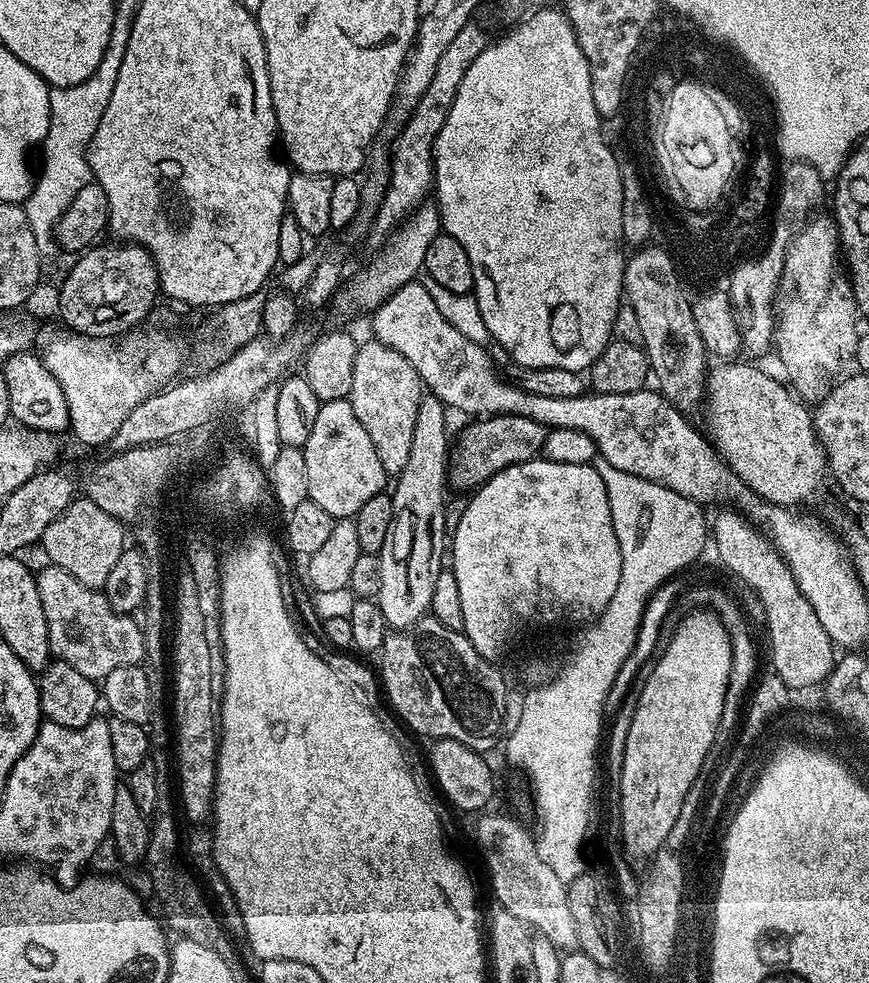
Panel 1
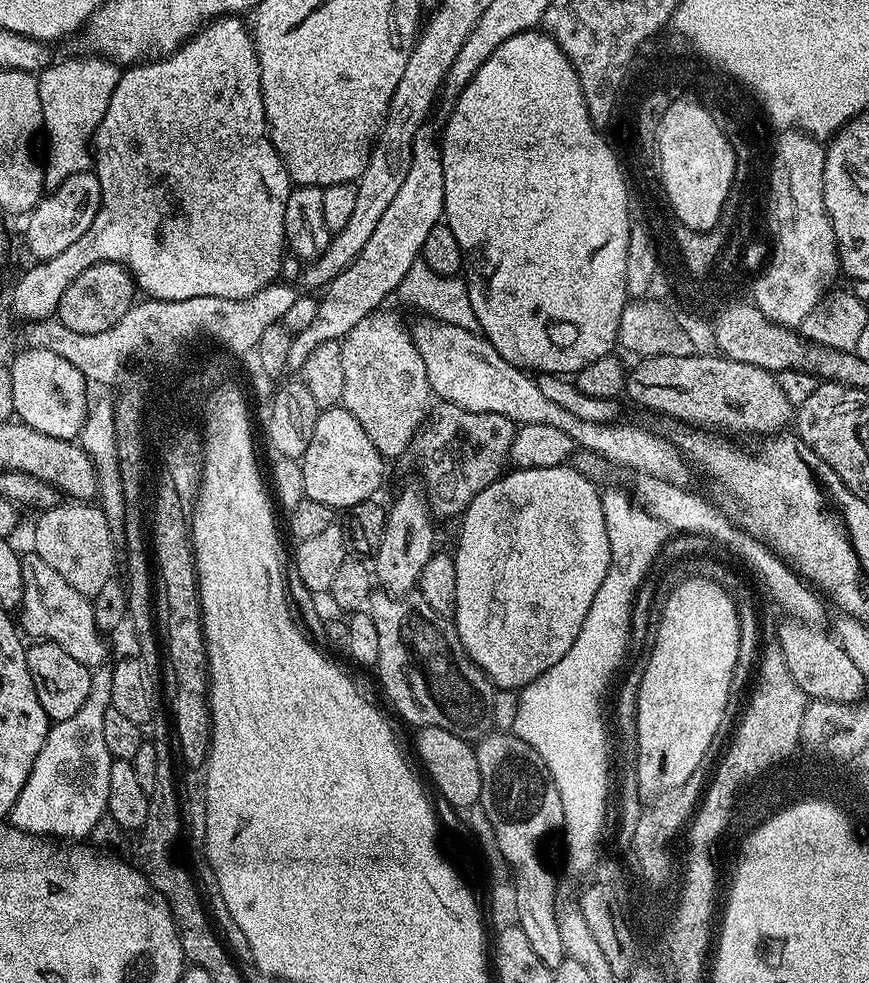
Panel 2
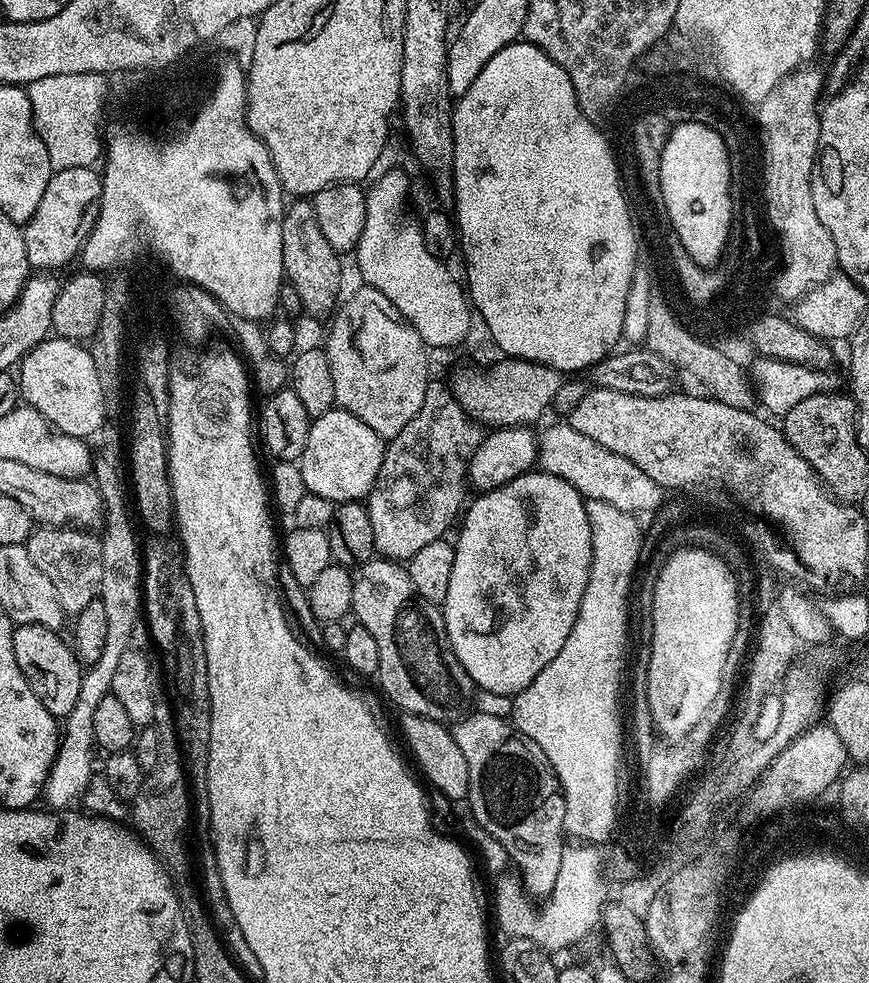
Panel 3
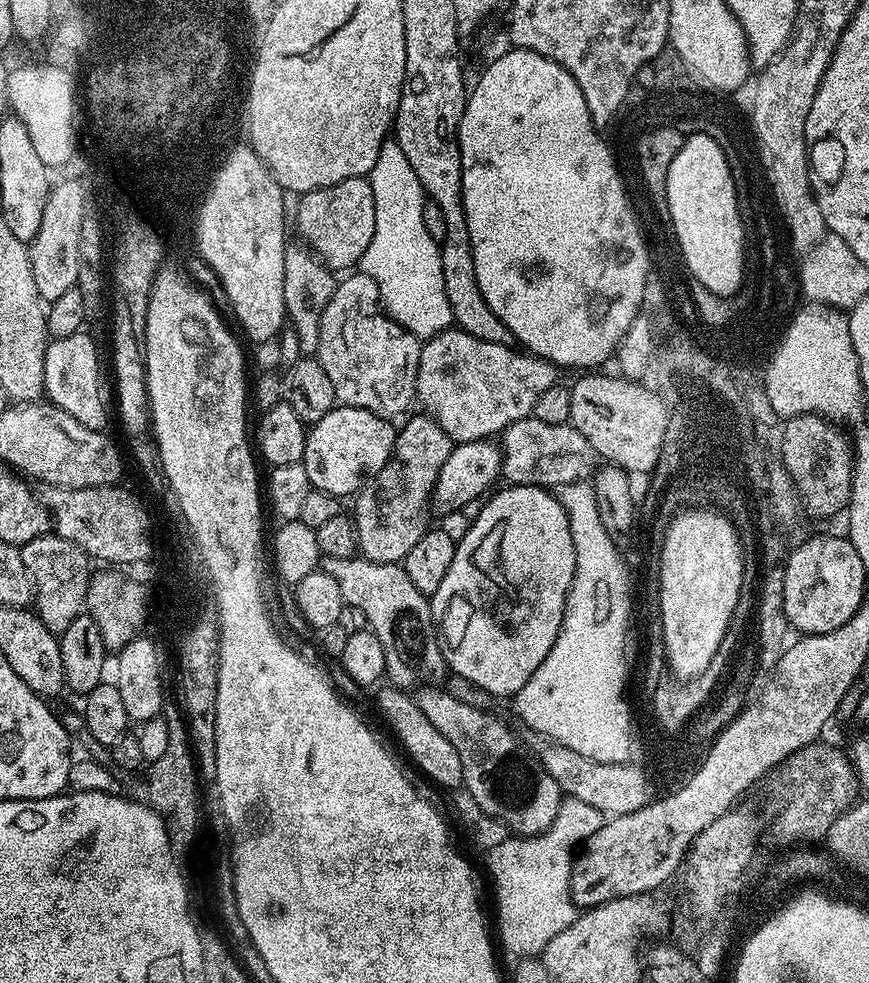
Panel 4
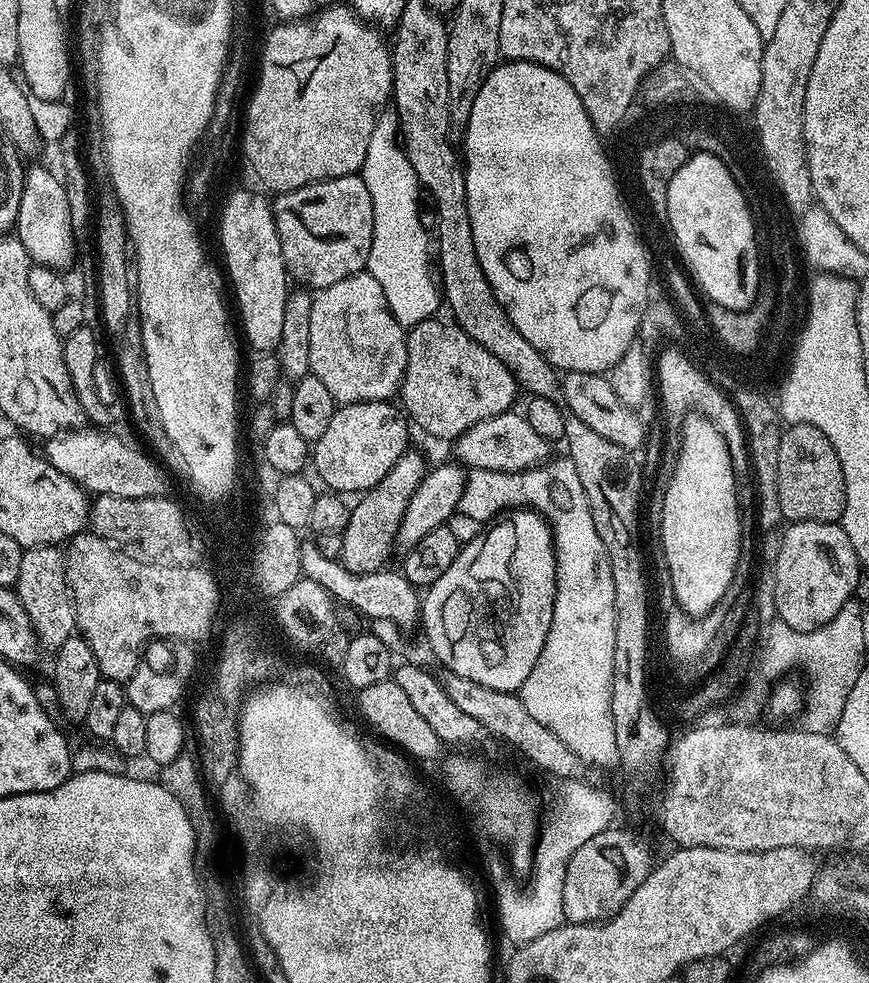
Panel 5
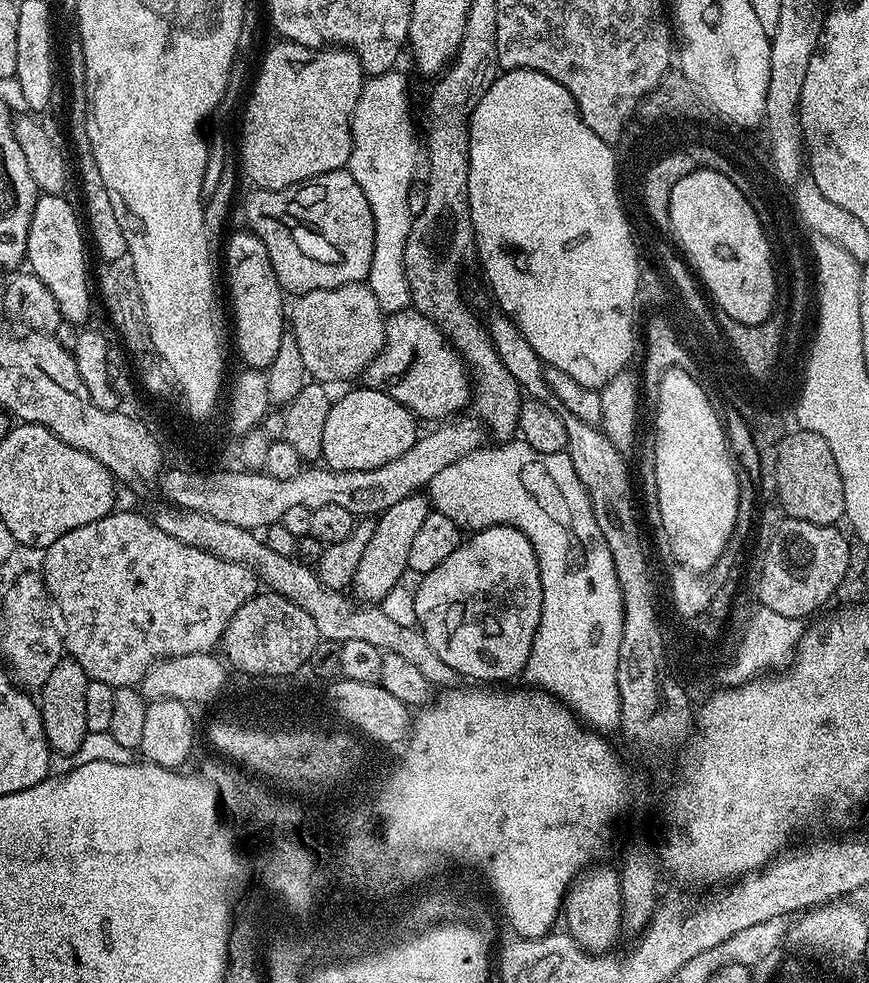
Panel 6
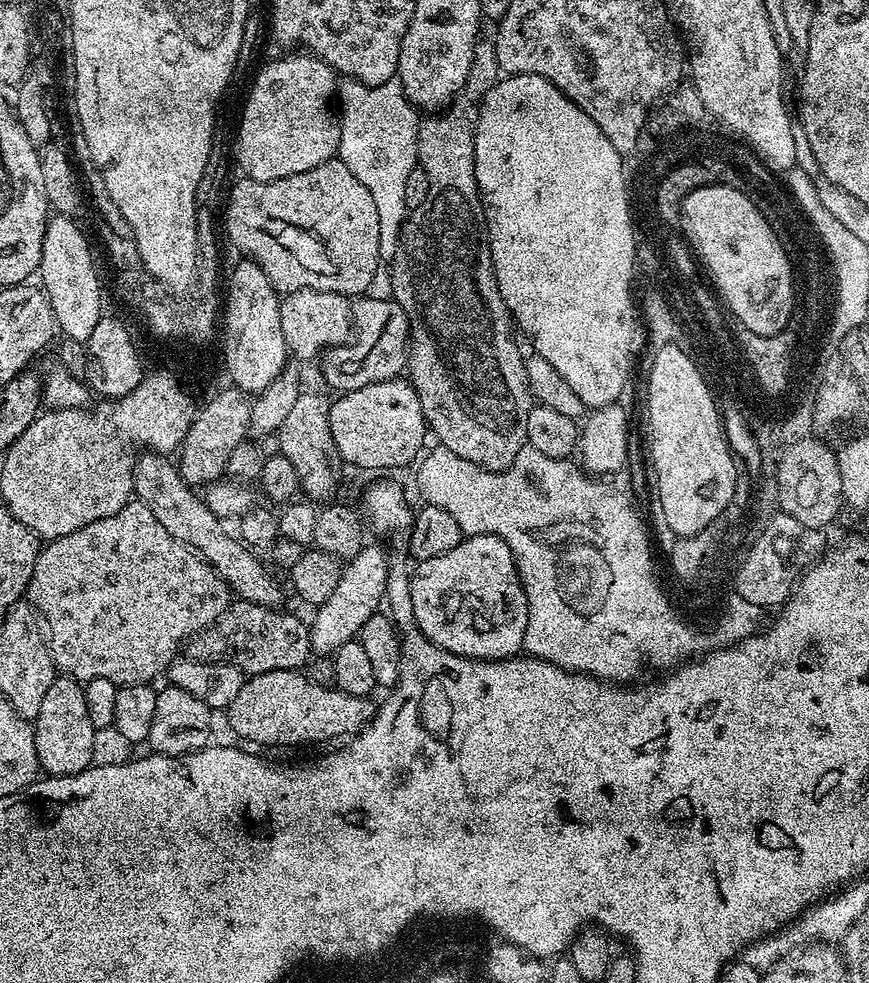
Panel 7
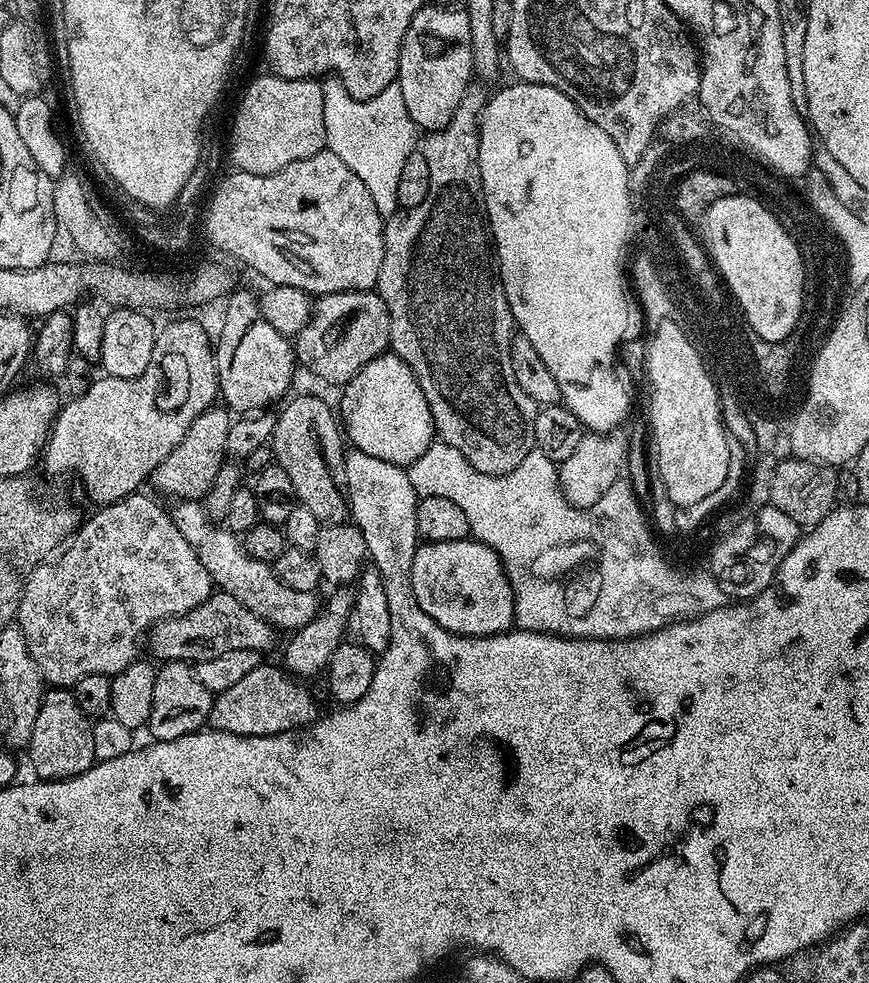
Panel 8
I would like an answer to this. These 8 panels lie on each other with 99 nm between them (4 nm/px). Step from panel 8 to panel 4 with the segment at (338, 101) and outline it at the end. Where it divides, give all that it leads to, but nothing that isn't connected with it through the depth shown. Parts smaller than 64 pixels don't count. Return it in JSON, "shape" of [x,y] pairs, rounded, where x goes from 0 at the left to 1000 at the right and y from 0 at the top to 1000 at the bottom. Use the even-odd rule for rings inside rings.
{"shape":[[[453,140],[443,142],[435,165],[430,165],[430,173],[421,182],[430,193],[430,242],[426,242],[426,250],[413,272],[430,283],[443,317],[472,340],[482,342],[484,347],[494,346],[521,333],[522,327],[513,303],[506,249],[490,238],[490,229],[486,226],[490,207],[488,191]]]}

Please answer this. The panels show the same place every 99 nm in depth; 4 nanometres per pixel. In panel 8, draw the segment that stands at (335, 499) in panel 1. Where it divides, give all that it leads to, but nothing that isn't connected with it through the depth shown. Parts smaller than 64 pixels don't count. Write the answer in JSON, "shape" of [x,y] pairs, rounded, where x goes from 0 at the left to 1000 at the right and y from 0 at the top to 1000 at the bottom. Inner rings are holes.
{"shape":[[[448,356],[441,362],[421,368],[421,372],[417,372],[417,376],[412,376],[412,380],[407,380],[407,385],[395,392],[392,399],[396,400],[391,403],[391,415],[389,411],[389,427],[399,451],[409,459],[426,462],[426,466],[440,466],[440,470],[468,474],[486,466],[486,462],[490,462],[498,452],[502,434],[490,409],[490,401],[486,401],[486,393],[481,393],[481,385],[476,385],[472,372],[467,372],[467,368],[463,368],[455,358]]]}

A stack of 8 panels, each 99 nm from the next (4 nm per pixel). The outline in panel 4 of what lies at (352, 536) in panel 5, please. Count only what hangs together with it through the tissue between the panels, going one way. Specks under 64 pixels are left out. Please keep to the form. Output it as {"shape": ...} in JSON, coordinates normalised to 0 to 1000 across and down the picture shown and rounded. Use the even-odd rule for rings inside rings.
{"shape":[[[471,422],[464,428],[465,436],[461,434],[456,440],[450,468],[444,470],[435,483],[427,485],[415,495],[409,506],[407,542],[412,562],[426,572],[460,574],[480,553],[481,547],[486,547],[486,543],[494,540],[493,517],[495,521],[497,495],[504,490],[504,482],[513,466],[518,466],[522,450],[496,423],[482,422]]]}

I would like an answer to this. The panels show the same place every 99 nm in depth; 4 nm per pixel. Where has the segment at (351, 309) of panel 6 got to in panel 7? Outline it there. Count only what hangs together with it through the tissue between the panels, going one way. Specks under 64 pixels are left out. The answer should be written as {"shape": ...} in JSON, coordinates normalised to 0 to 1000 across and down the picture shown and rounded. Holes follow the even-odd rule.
{"shape":[[[349,293],[330,298],[322,307],[322,322],[331,357],[345,368],[359,365],[362,367],[374,356],[397,349],[406,337],[402,306],[389,297],[367,297]]]}

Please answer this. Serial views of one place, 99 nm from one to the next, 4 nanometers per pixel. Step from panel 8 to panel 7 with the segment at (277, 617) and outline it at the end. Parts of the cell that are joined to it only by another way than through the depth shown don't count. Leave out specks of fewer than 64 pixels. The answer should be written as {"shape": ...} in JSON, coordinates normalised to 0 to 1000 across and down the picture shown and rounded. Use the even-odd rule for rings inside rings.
{"shape":[[[162,459],[157,465],[157,475],[152,478],[152,495],[155,508],[161,509],[182,527],[188,537],[200,547],[215,553],[222,562],[235,567],[235,570],[247,578],[251,585],[275,609],[292,612],[297,616],[322,619],[326,615],[327,602],[322,594],[304,579],[296,563],[287,557],[280,549],[267,545],[258,538],[259,530],[246,523],[235,513],[229,504],[224,505],[222,493],[214,491],[207,484],[206,475],[198,472],[192,463],[183,460]]]}

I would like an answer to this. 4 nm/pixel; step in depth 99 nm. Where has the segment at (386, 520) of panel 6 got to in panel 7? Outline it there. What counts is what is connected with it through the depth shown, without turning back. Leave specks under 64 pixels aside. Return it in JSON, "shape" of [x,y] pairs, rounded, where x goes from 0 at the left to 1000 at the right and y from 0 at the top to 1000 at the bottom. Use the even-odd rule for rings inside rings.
{"shape":[[[428,551],[420,552],[418,560],[407,569],[399,571],[392,577],[389,596],[380,603],[380,608],[362,620],[364,628],[354,635],[354,649],[359,654],[359,662],[366,668],[381,668],[398,653],[411,650],[425,628],[432,626],[438,617],[444,588],[446,587],[448,563],[441,562]]]}

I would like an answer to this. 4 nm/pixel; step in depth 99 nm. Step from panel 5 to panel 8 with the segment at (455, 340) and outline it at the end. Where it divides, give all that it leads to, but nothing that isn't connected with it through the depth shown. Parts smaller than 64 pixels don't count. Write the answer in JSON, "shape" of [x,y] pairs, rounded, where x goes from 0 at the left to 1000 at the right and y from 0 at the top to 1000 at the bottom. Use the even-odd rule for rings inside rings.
{"shape":[[[377,297],[359,310],[354,330],[338,343],[338,362],[344,373],[377,391],[399,391],[421,368],[448,357],[449,328],[436,297]]]}

